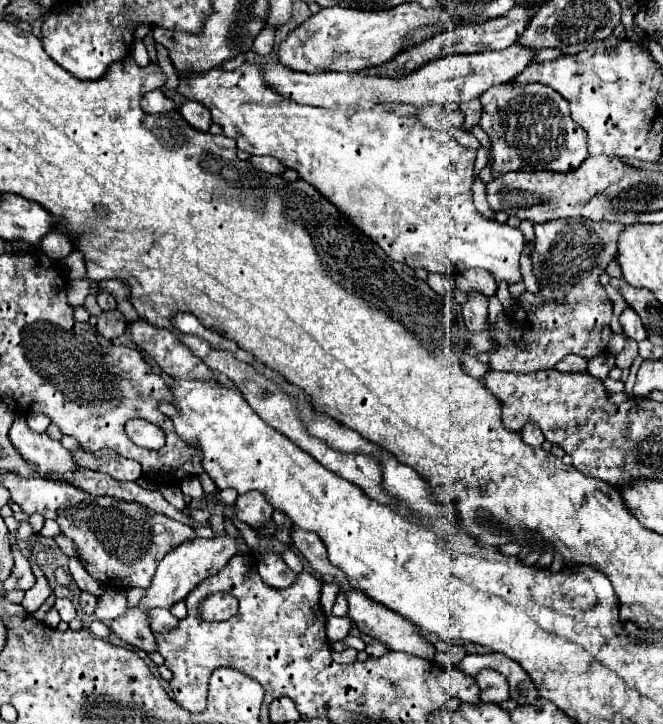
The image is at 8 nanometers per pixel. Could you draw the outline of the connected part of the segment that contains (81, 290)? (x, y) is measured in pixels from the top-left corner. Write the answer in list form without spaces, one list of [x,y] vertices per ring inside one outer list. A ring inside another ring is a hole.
[[[82,279],[82,281],[72,281],[68,285],[68,303],[72,307],[78,307],[84,303],[86,295],[88,295],[88,289],[90,289],[90,281],[88,279]]]

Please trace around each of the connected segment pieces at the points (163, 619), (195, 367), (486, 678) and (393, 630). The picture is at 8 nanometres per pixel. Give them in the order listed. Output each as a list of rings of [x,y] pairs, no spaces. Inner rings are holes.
[[[150,609],[148,611],[150,619],[150,629],[154,633],[166,633],[172,631],[178,625],[178,619],[170,613],[170,609]]]
[[[146,319],[130,321],[126,327],[130,341],[142,347],[160,369],[176,379],[200,379],[200,381],[224,381],[210,367],[206,367],[198,357],[192,355],[188,347],[184,347],[174,333],[168,329],[160,329]]]
[[[482,669],[476,677],[476,683],[480,687],[480,701],[488,703],[500,703],[504,699],[508,699],[508,685],[506,679],[502,679],[502,675],[498,675],[492,669]]]
[[[350,589],[346,593],[348,597],[348,603],[350,603],[350,619],[358,625],[358,629],[364,633],[364,635],[370,635],[372,639],[376,639],[378,643],[386,645],[390,651],[406,651],[406,653],[412,653],[412,655],[418,655],[422,659],[428,659],[428,661],[434,661],[436,657],[436,647],[422,635],[420,627],[416,623],[412,623],[410,619],[374,603],[372,599],[368,599],[366,595],[362,595],[360,591],[356,589]]]

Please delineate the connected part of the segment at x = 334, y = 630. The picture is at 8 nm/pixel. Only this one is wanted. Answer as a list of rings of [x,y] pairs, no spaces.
[[[328,617],[328,625],[326,625],[326,635],[330,641],[342,641],[348,631],[350,631],[350,619],[348,617]]]

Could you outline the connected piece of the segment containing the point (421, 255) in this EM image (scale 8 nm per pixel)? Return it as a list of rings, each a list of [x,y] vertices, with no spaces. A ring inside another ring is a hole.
[[[246,65],[246,73],[226,73],[212,69],[202,75],[180,77],[178,93],[210,109],[212,121],[232,137],[238,149],[250,155],[272,155],[284,167],[294,169],[300,179],[324,195],[350,223],[378,243],[386,255],[412,269],[424,267],[428,273],[458,275],[470,267],[492,271],[496,281],[516,283],[520,275],[520,253],[524,235],[520,229],[484,219],[472,201],[476,151],[458,145],[452,133],[432,131],[416,117],[400,117],[382,107],[360,111],[334,111],[310,105],[296,105],[266,87],[258,65]]]

